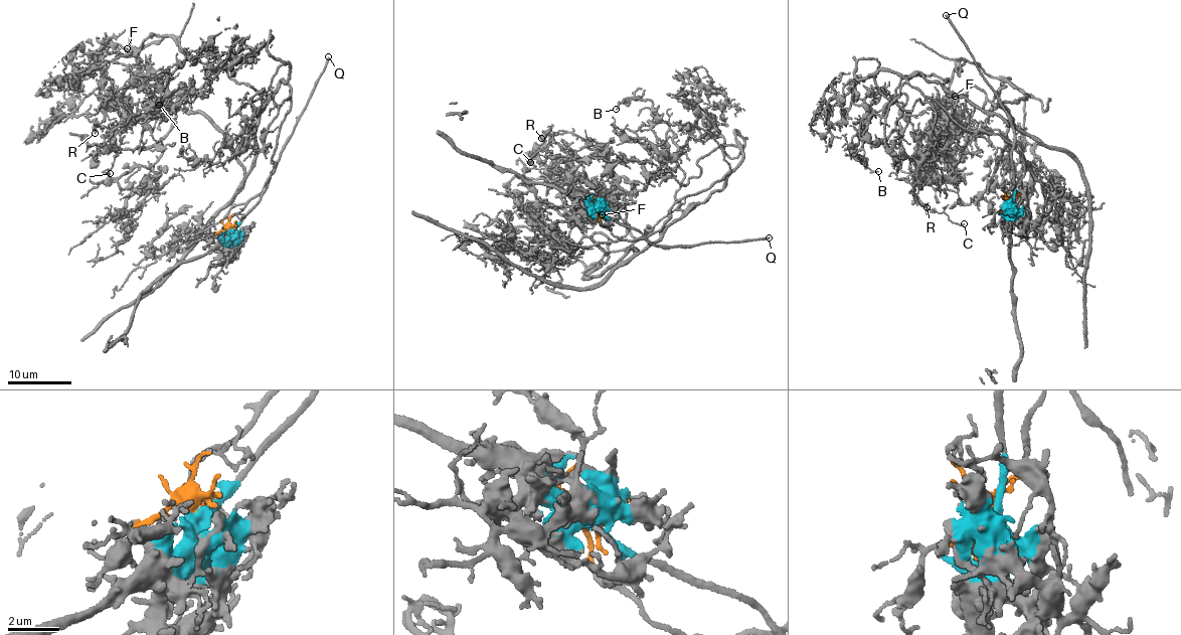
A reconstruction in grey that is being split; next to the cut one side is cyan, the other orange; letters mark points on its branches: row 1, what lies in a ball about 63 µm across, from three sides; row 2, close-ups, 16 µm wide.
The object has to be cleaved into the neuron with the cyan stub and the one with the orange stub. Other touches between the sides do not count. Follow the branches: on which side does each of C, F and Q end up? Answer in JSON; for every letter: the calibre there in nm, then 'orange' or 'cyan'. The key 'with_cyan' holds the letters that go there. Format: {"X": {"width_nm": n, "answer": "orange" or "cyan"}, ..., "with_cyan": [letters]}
{"C": {"width_nm": 110, "answer": "orange"}, "F": {"width_nm": 280, "answer": "orange"}, "Q": {"width_nm": 200, "answer": "cyan"}, "with_cyan": ["Q"]}

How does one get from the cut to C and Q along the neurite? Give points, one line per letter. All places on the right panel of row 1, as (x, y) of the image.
C: (1009, 204), (1024, 164), (1059, 221), (1086, 206), (1079, 163), (970, 88), (913, 193), (964, 224)
Q: (1011, 203), (1015, 186), (1010, 115), (946, 14)

